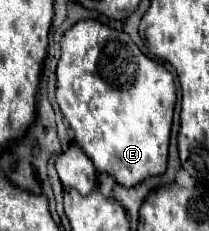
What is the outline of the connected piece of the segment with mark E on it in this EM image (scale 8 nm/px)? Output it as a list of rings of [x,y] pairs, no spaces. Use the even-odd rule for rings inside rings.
[[[79,20],[61,38],[61,58],[55,74],[57,104],[75,132],[75,142],[91,158],[97,172],[111,174],[123,186],[135,186],[149,176],[165,172],[175,82],[163,64],[147,58],[125,32],[117,32],[99,20]]]

